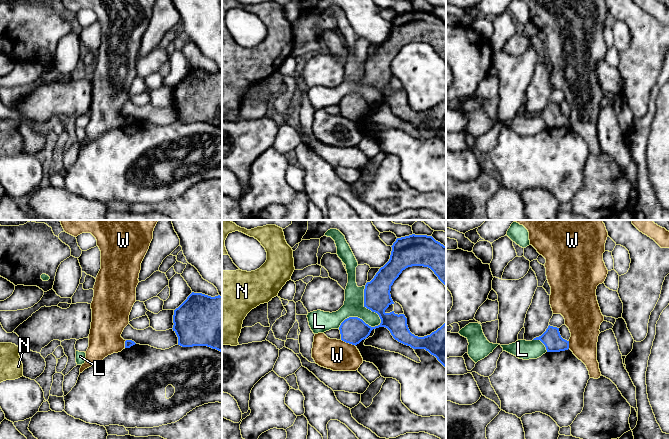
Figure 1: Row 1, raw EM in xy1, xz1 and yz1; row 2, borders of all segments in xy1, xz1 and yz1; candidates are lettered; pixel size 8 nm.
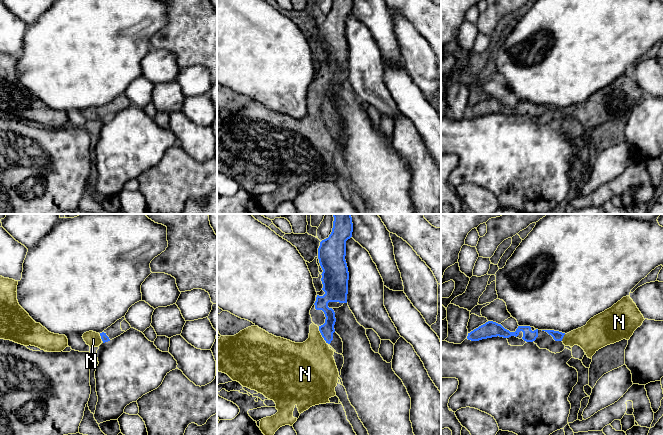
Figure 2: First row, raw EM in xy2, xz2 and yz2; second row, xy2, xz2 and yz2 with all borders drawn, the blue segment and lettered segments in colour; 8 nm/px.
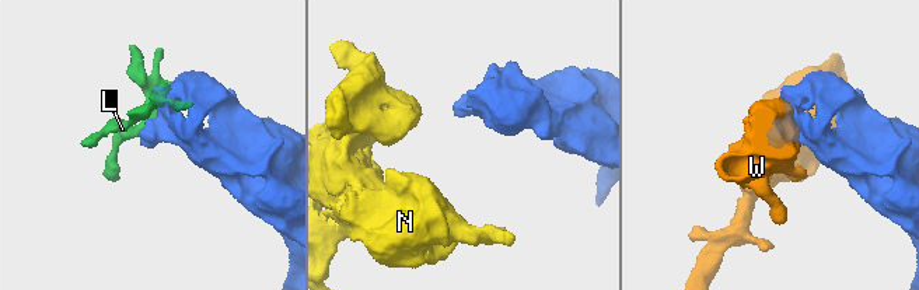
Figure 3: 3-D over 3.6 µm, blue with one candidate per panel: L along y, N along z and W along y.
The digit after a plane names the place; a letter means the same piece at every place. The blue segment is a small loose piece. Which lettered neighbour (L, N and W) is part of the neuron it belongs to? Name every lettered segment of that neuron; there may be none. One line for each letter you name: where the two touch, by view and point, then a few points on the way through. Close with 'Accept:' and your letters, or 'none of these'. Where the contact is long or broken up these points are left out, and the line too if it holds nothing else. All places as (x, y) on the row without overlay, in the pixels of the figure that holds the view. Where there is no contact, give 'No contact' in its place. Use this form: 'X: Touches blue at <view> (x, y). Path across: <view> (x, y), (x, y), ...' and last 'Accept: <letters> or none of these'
N: Touches blue at xz2 (321, 110). Path across: xz2 (327, 105), (321, 110), (318, 114), (311, 139)
Accept: N

